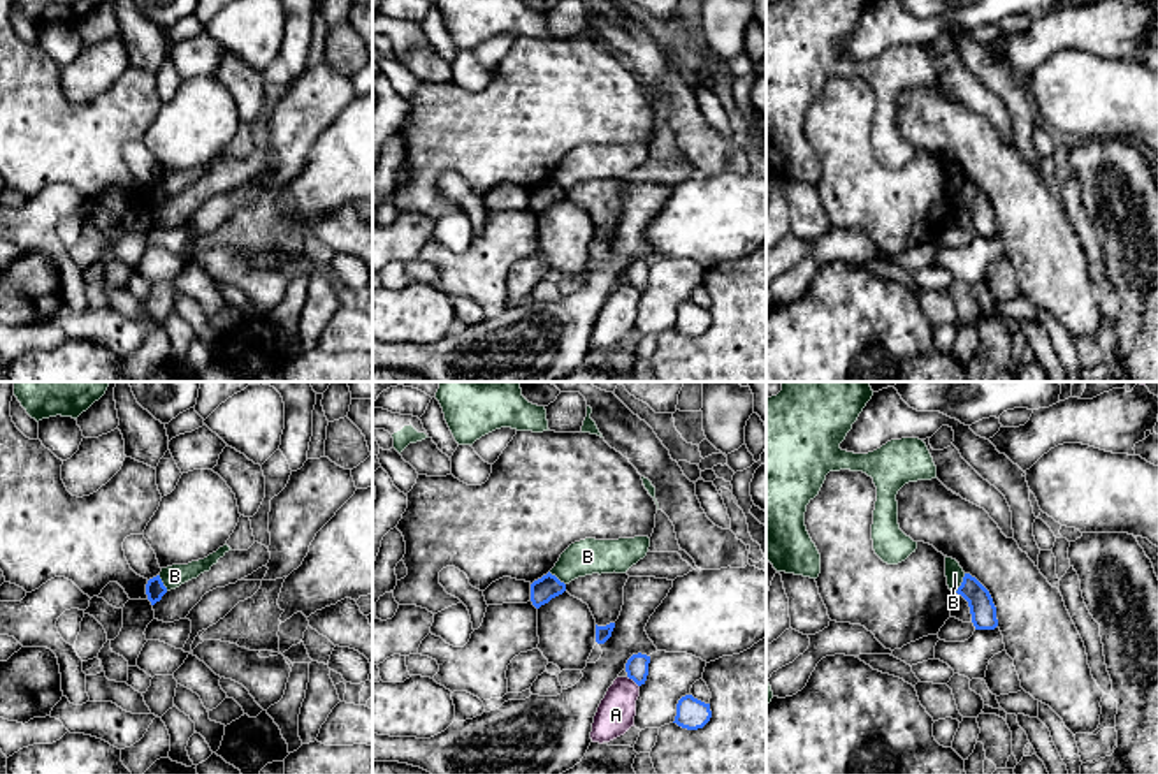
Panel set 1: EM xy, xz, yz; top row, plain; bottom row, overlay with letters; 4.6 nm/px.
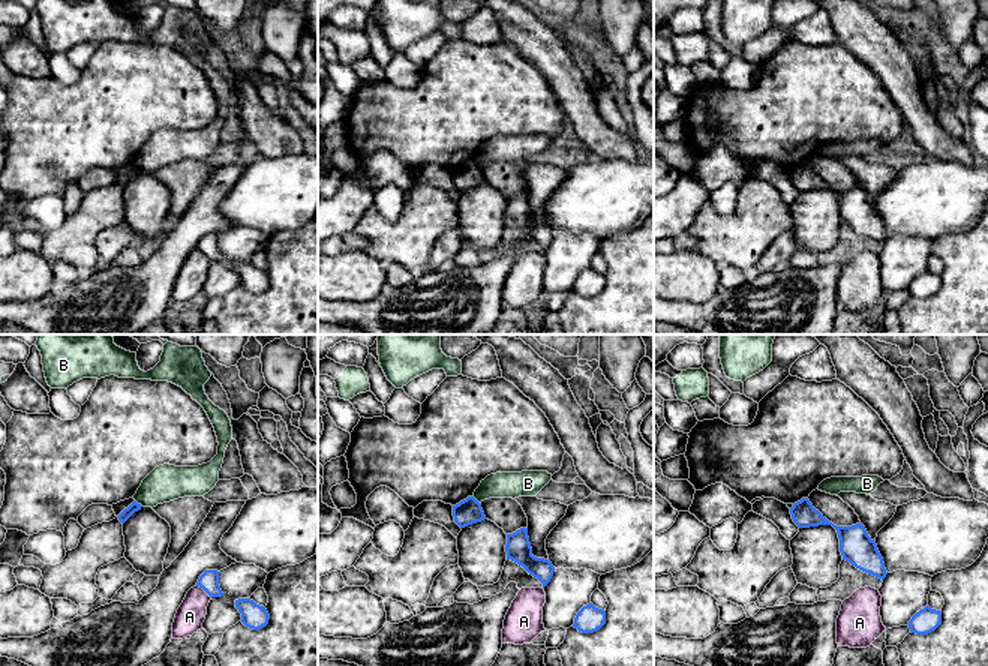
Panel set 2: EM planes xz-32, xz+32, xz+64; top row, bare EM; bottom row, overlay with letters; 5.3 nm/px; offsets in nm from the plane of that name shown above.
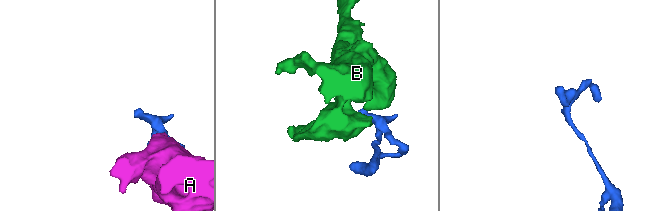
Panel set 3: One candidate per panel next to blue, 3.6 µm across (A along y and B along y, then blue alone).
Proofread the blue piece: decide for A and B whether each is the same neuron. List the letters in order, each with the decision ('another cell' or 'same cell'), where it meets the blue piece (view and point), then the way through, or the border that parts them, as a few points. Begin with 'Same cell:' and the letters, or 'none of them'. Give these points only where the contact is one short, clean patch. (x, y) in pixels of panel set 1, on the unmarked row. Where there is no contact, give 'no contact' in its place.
Same cell: none of them
A: another cell | xz (633, 285) | along xz (628, 282), (638, 292)
B: another cell | yz (962, 189) | along yz (965, 180), (955, 197)

